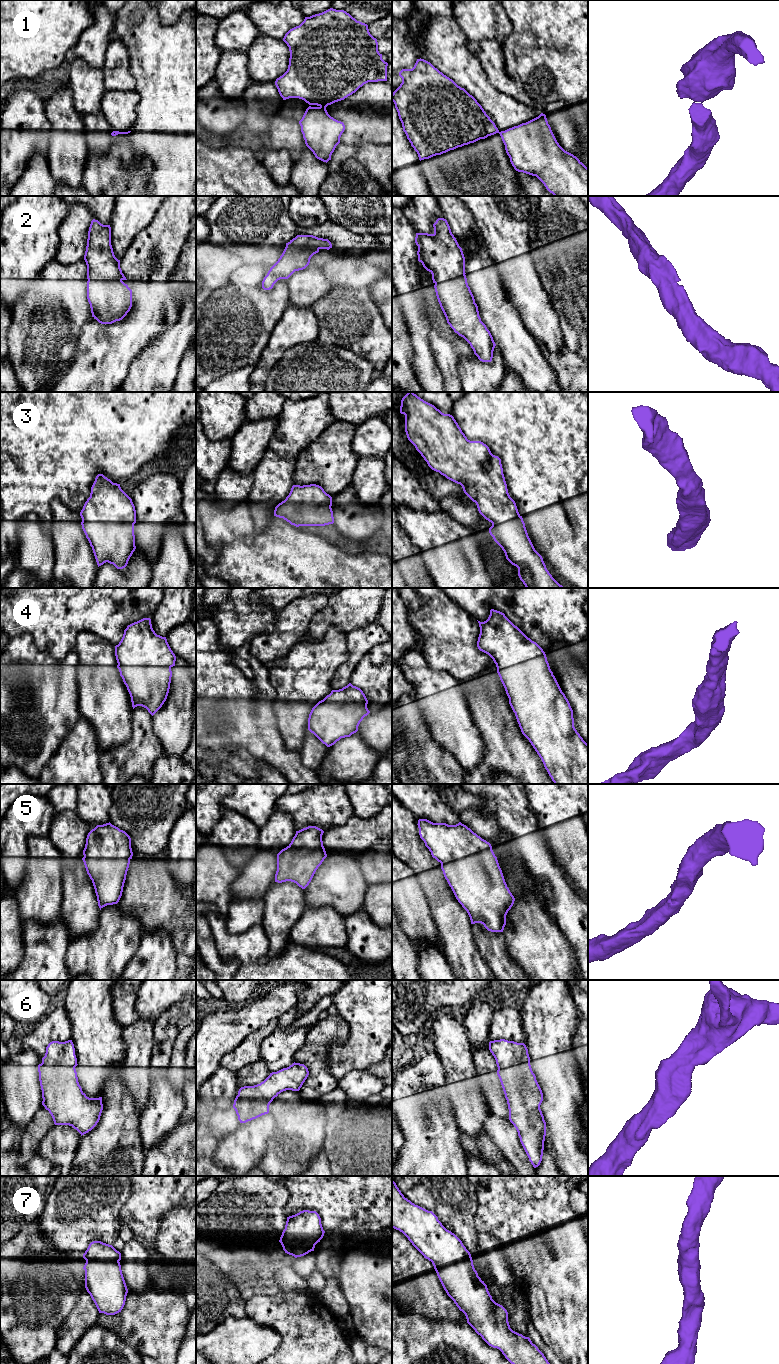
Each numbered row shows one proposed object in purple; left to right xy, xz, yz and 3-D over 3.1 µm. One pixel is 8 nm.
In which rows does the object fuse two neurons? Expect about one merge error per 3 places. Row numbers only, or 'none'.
1

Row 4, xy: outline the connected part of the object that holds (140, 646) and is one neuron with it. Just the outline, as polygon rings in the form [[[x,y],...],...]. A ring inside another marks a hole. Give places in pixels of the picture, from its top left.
[[[143,618],[127,626],[123,637],[115,646],[117,668],[131,697],[133,709],[142,706],[153,716],[167,699],[176,656],[166,637],[157,635],[152,628],[151,619]]]

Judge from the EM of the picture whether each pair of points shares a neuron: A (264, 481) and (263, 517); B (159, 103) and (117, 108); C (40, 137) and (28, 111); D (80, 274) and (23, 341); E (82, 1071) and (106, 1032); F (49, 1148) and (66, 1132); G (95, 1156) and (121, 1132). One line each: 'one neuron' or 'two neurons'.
A: one neuron
B: two neurons
C: one neuron
D: one neuron
E: one neuron
F: one neuron
G: one neuron

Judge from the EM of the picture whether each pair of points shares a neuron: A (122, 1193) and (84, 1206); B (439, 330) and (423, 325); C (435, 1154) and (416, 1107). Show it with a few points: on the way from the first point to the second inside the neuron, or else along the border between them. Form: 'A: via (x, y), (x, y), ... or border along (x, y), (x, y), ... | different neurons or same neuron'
A: via (113, 1194), (93, 1206) | same neuron
B: border along (428, 317), (430, 330), (427, 341), (430, 351) | different neurons
C: via (432, 1142), (431, 1135), (425, 1129), (422, 1119) | same neuron

